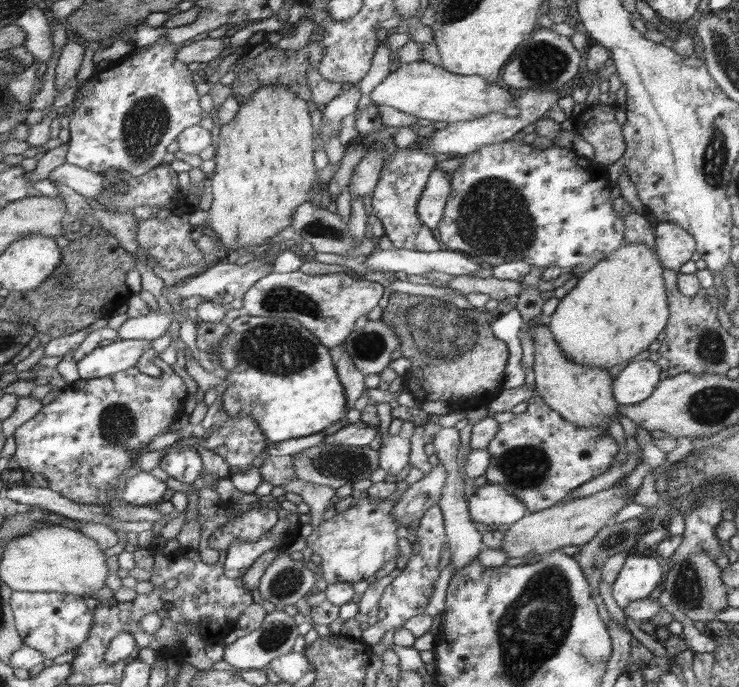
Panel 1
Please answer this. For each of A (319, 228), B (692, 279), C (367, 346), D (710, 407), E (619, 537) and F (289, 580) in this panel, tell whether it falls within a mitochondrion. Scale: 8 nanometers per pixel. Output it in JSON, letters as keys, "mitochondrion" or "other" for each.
{"A":"mitochondrion","B":"other","C":"mitochondrion","D":"mitochondrion","E":"mitochondrion","F":"mitochondrion"}

